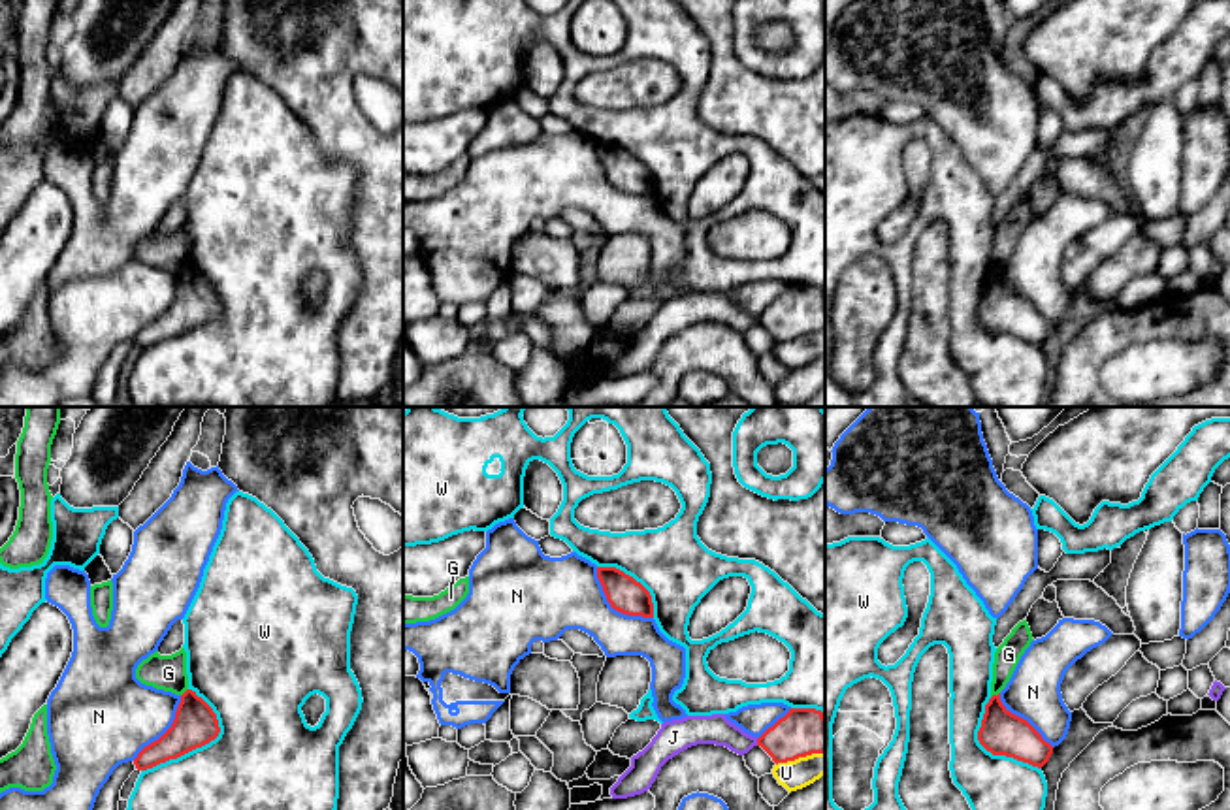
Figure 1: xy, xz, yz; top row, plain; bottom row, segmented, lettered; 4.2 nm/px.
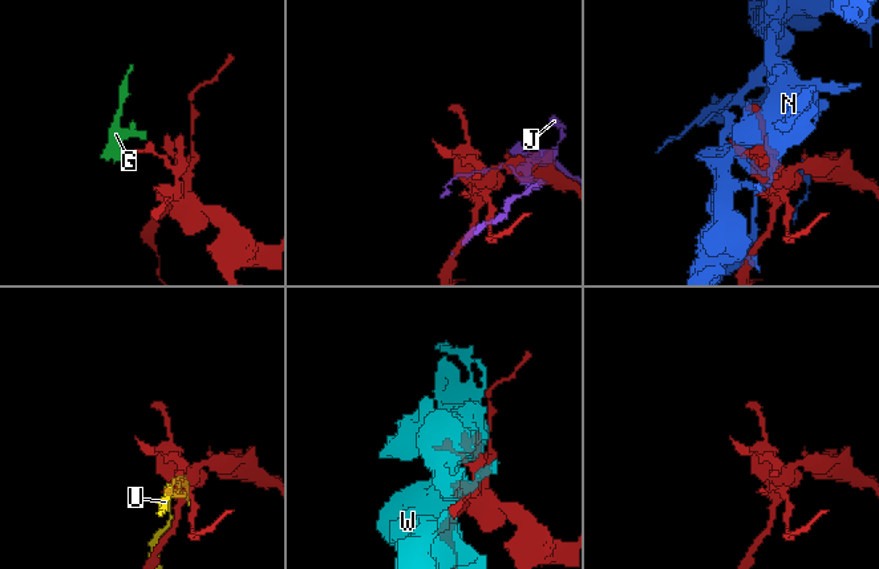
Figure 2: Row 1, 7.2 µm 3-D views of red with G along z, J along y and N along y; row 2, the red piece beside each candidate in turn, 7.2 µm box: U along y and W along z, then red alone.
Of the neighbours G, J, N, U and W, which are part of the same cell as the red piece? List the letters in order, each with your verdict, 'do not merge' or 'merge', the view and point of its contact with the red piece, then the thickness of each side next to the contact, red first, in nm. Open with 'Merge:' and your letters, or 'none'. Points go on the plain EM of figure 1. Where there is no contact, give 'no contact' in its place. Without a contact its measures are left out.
Merge: none
G: do not merge | yz (995, 274) | 190/110 nm
J: do not merge | xz (758, 321) | 200/130 nm
N: do not merge | xz (613, 185) | 150/320 nm
U: do not merge | xz (799, 334) | 200/130 nm
W: do not merge | xy (202, 323) | 190/480 nm

